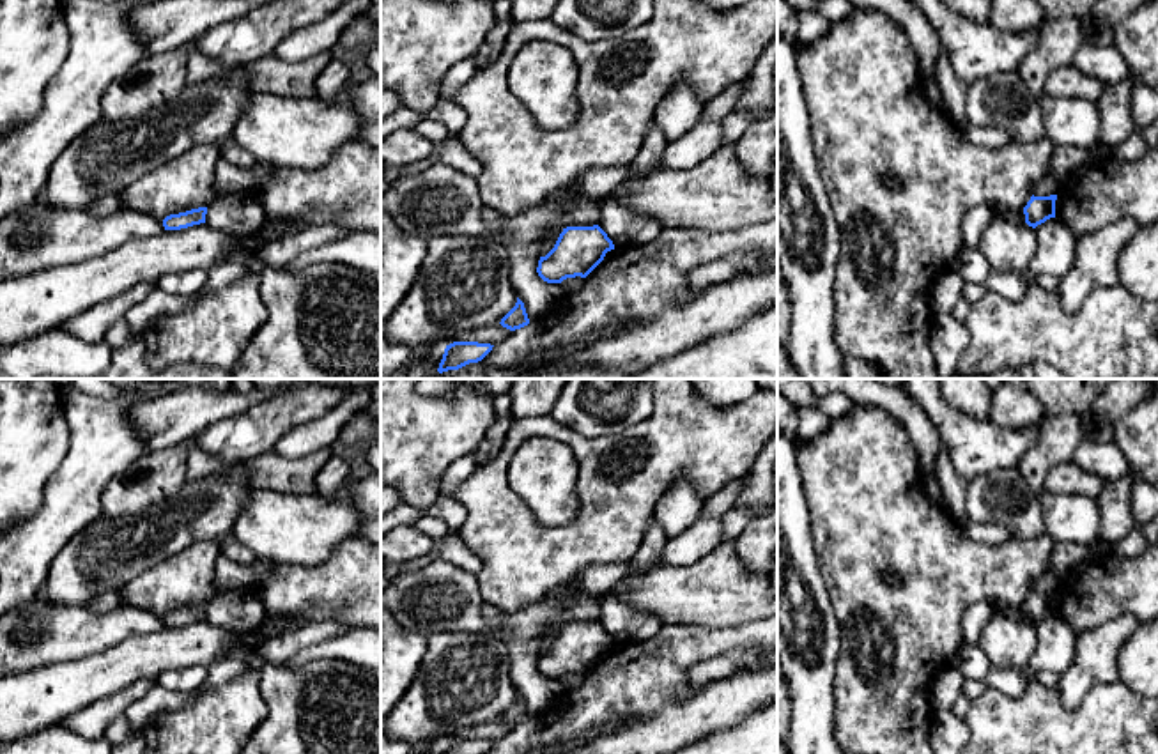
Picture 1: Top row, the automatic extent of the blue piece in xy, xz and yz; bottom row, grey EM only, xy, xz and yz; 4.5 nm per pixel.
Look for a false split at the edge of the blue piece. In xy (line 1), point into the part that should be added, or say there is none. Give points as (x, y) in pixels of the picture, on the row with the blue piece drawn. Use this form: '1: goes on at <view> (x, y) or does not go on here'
1: does not go on here

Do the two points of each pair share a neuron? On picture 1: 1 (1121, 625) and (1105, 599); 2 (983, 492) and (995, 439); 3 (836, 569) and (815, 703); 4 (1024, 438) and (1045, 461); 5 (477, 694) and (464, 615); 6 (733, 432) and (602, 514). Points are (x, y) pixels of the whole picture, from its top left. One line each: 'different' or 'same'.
1: different
2: different
3: different
4: different
5: different
6: same

